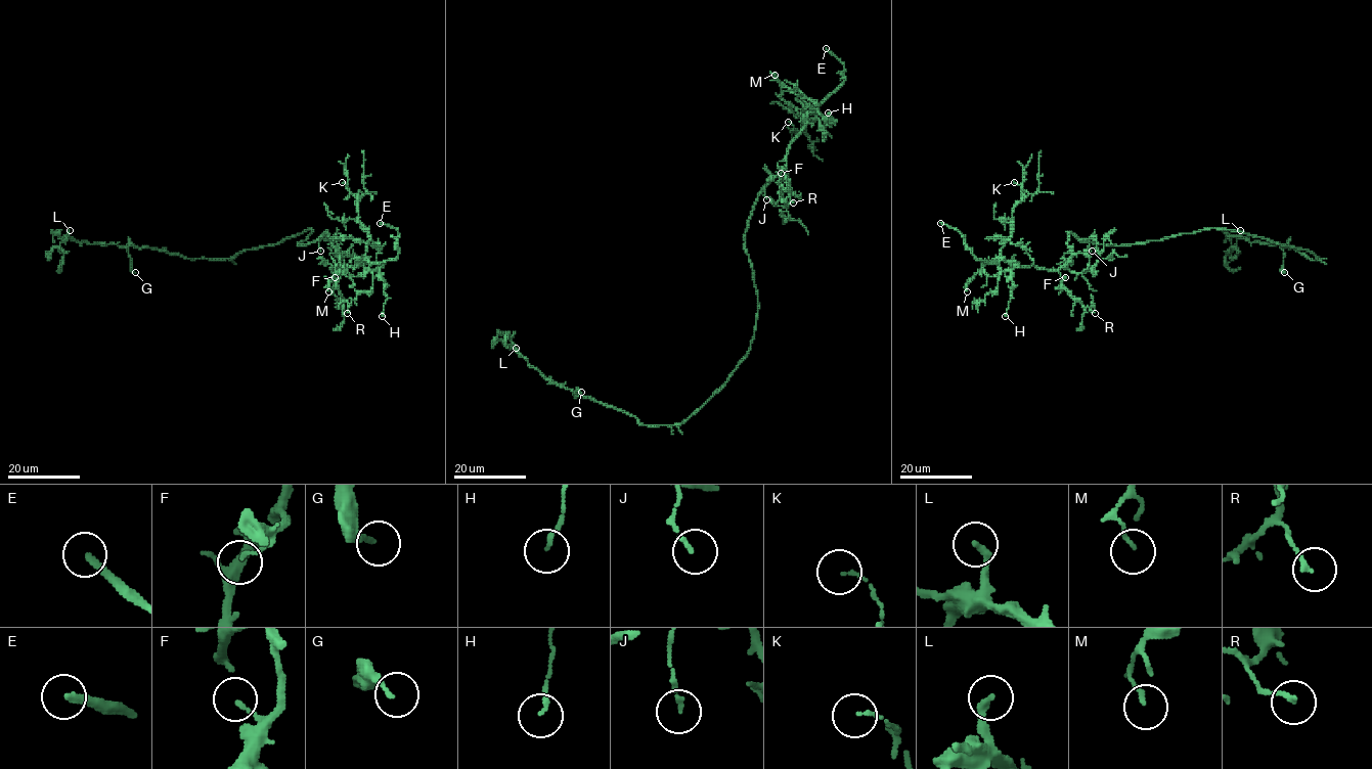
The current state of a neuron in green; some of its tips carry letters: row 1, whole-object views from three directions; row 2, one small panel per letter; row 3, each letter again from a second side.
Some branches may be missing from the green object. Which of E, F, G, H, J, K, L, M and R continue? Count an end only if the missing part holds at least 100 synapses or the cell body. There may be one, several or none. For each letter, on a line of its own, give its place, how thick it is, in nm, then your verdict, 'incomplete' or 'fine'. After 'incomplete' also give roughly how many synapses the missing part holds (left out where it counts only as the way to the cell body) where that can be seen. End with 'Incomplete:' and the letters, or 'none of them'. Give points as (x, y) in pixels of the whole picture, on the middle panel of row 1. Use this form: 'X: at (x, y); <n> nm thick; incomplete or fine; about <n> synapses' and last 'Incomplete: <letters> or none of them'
E: at (826, 48); 240 nm thick; incomplete
F: at (781, 173); 120 nm thick; fine
G: at (581, 392); 190 nm thick; fine
H: at (828, 112); 130 nm thick; fine
J: at (766, 199); 140 nm thick; fine
K: at (788, 122); 100 nm thick; fine
L: at (516, 348); 240 nm thick; fine
M: at (775, 75); 120 nm thick; fine
R: at (793, 202); 150 nm thick; fine
Incomplete: E

